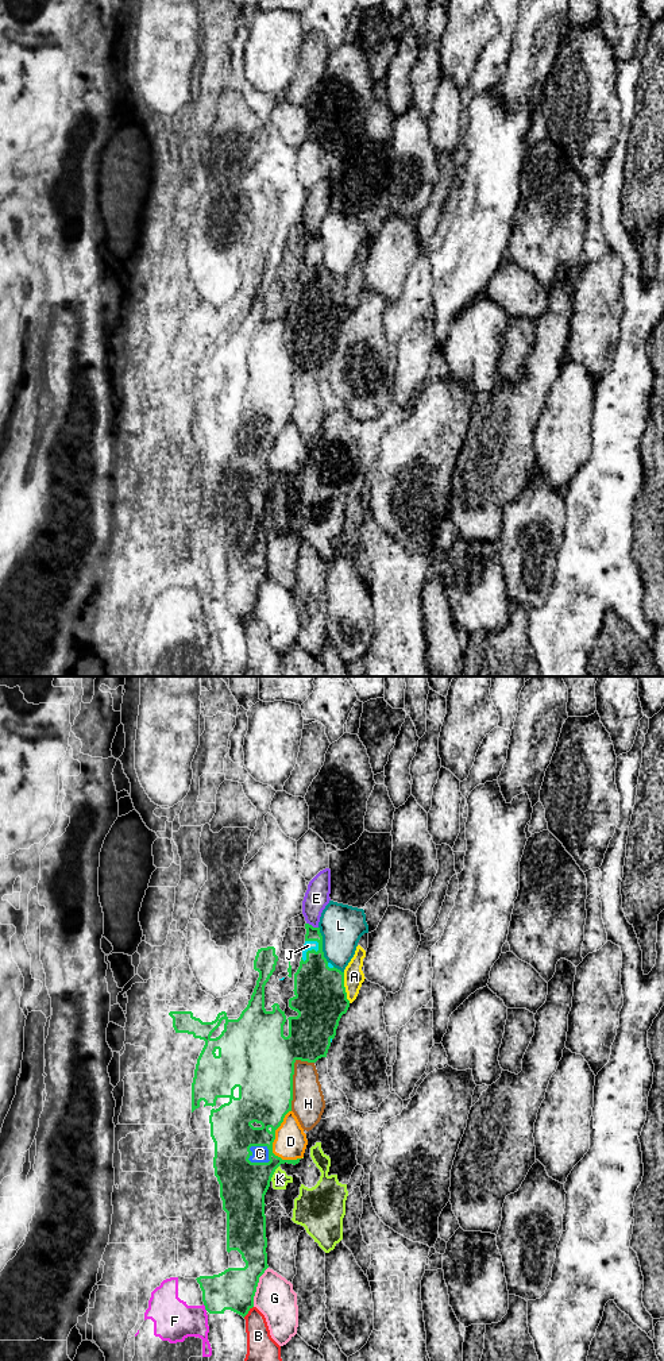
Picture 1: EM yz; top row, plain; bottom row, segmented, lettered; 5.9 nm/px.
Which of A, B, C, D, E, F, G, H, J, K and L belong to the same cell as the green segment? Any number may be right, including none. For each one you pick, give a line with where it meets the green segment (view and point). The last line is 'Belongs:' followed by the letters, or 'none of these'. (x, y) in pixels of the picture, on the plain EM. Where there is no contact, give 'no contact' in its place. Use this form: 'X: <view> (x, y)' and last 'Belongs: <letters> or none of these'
Belongs: none of these

